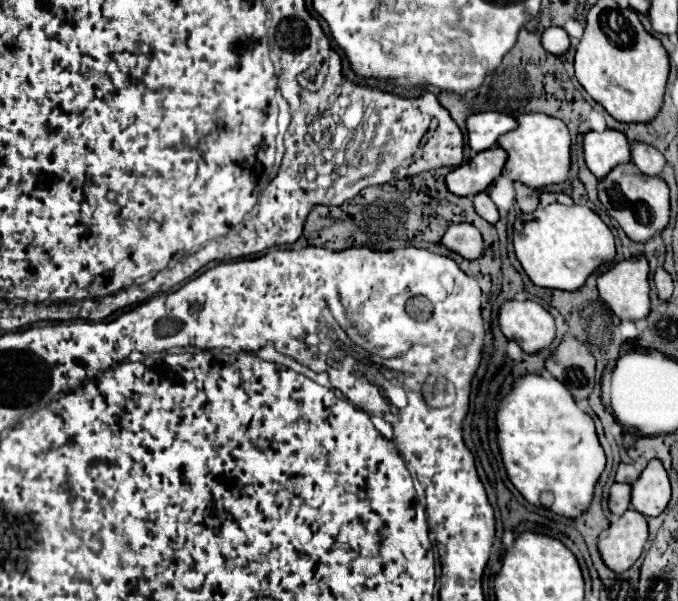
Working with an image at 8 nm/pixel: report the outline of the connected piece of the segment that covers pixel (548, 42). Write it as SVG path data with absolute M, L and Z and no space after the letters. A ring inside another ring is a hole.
M550 26L542 32L542 46L554 54L554 56L560 56L564 54L568 48L570 48L570 38L566 34L564 28L558 28L558 26Z

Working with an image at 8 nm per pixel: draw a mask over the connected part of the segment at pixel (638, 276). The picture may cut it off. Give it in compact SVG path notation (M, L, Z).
M632 256L618 260L606 272L598 276L600 298L620 318L640 320L650 310L648 298L648 260L644 256Z

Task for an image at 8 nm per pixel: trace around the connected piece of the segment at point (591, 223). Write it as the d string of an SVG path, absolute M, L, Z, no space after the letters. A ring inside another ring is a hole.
M550 204L532 214L520 214L514 222L512 242L528 278L536 286L552 290L578 290L598 266L610 264L616 258L610 228L590 208L578 204Z

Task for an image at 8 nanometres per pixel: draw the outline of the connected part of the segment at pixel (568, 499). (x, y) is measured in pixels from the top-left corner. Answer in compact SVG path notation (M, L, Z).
M524 374L516 378L504 400L496 410L496 430L498 430L498 448L502 454L502 462L506 474L514 488L536 506L546 506L556 514L576 518L580 516L592 502L594 486L606 466L604 450L598 442L594 420L590 414L582 412L566 386L548 374Z

